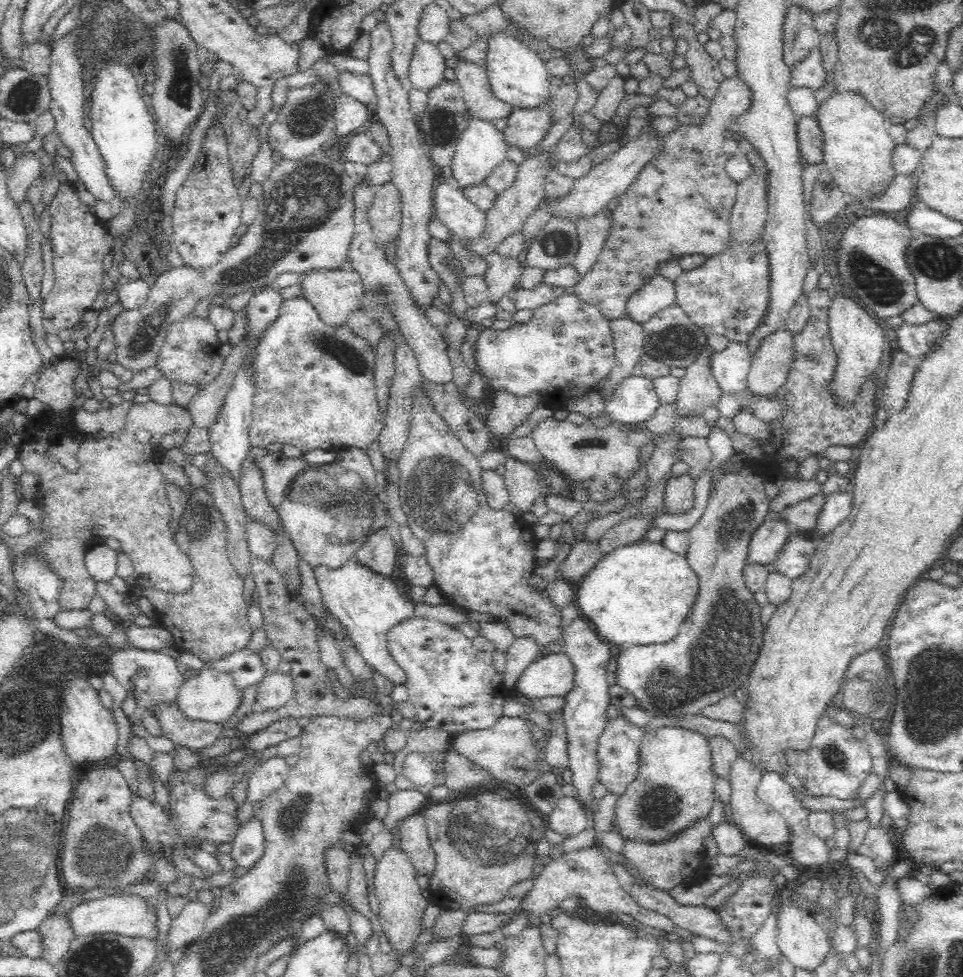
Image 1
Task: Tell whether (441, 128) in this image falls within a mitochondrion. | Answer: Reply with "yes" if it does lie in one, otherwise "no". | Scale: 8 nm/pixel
yes

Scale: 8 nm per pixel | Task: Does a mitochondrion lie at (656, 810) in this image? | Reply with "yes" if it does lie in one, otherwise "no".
yes

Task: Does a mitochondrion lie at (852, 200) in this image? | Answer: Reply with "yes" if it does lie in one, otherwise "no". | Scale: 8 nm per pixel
no

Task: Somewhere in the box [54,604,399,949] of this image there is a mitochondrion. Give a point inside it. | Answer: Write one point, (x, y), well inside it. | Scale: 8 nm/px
(97, 852)

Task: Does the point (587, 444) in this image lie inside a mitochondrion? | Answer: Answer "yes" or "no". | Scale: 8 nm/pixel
yes

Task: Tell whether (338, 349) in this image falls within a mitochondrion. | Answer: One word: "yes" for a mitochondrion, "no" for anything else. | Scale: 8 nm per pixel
yes

